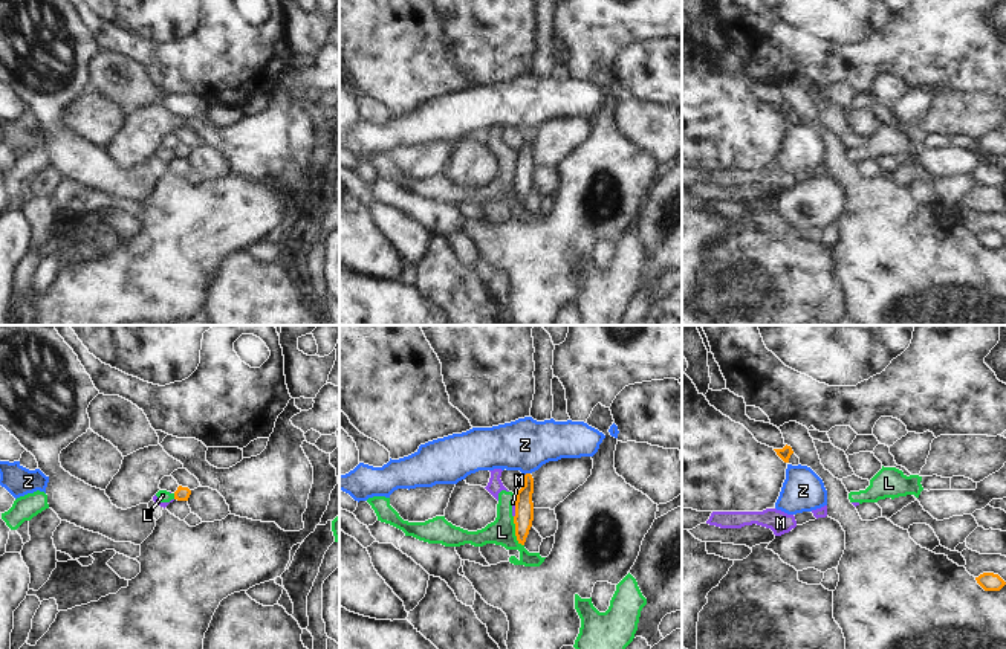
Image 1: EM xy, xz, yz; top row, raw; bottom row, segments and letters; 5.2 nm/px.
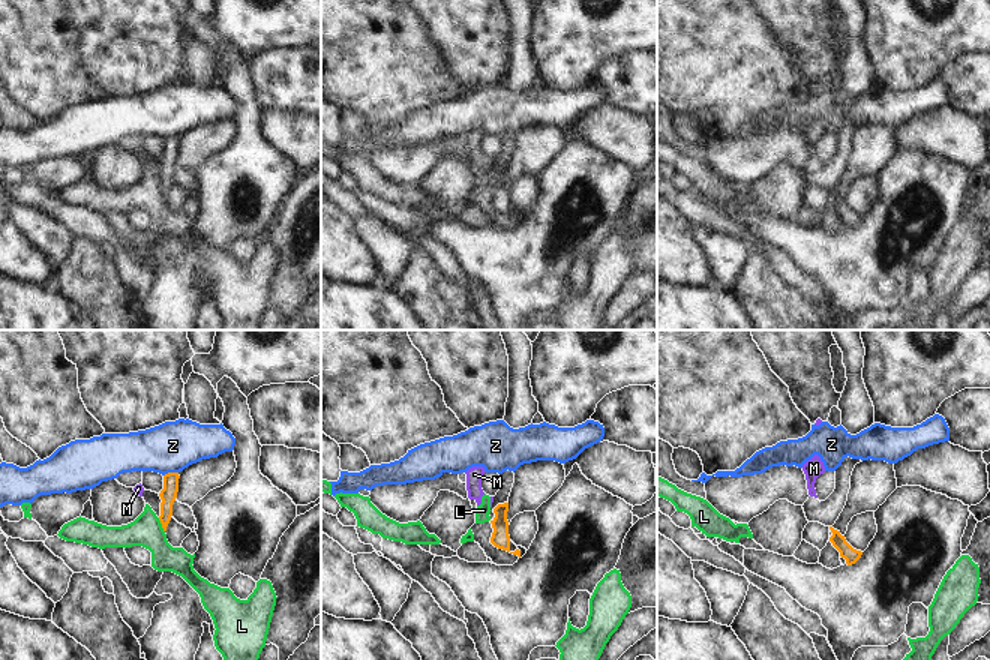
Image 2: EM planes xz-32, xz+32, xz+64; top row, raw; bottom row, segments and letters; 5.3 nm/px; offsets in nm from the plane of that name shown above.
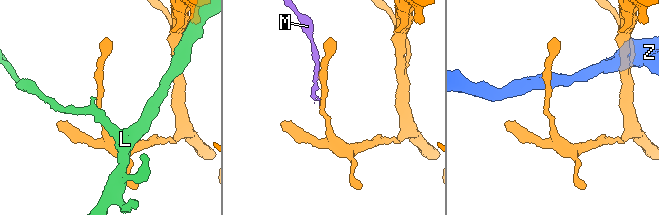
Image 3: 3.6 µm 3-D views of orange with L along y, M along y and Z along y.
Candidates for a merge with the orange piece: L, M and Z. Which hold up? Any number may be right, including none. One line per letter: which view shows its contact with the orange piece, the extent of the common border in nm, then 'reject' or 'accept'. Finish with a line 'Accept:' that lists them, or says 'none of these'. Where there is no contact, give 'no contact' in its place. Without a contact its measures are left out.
L: meets orange in xz; contact 170 nm long; reject
M: meets orange in xz; contact 80 nm long; reject
Z: meets orange in xz; contact 40 nm long; reject
Accept: none of these

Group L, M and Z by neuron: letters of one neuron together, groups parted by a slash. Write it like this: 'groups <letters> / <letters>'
groups L M / Z

